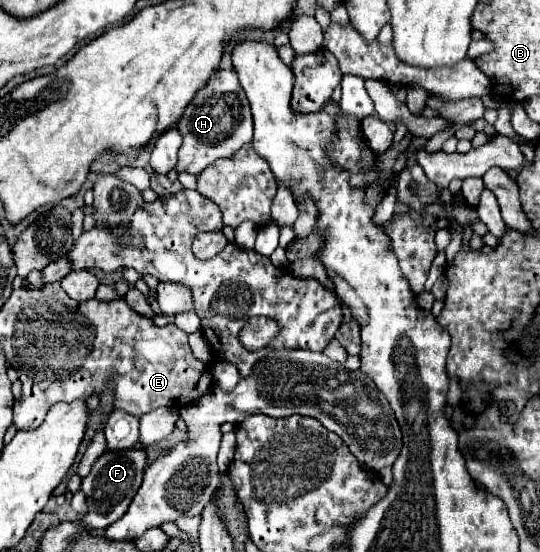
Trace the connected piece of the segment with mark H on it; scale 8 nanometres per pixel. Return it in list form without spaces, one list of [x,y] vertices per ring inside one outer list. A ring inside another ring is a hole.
[[[217,69],[215,75],[201,87],[191,103],[185,107],[181,121],[177,123],[177,129],[183,137],[183,145],[179,149],[179,161],[177,171],[187,171],[193,175],[199,175],[203,167],[215,163],[217,159],[231,157],[235,151],[239,151],[241,145],[251,143],[253,139],[253,117],[247,103],[247,97],[243,95],[243,89],[239,87],[237,75],[233,69]],[[229,95],[229,105],[223,97]]]

